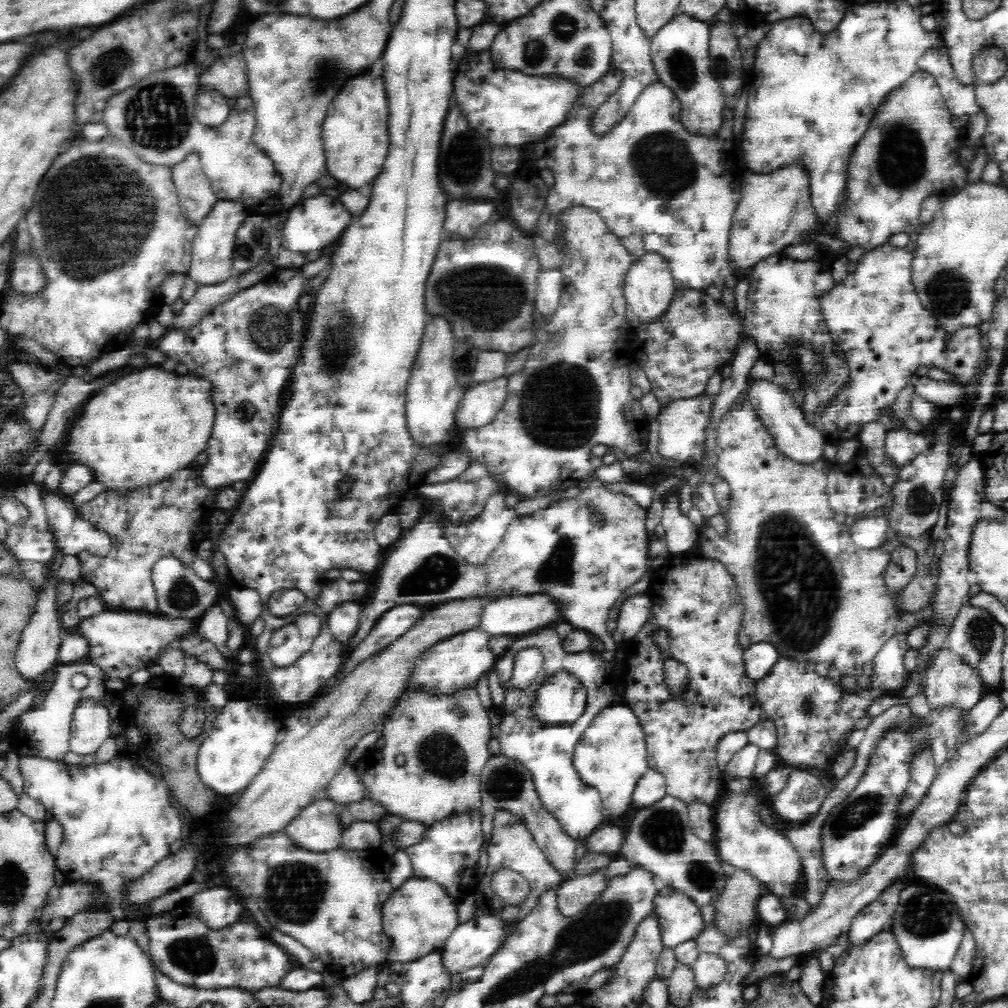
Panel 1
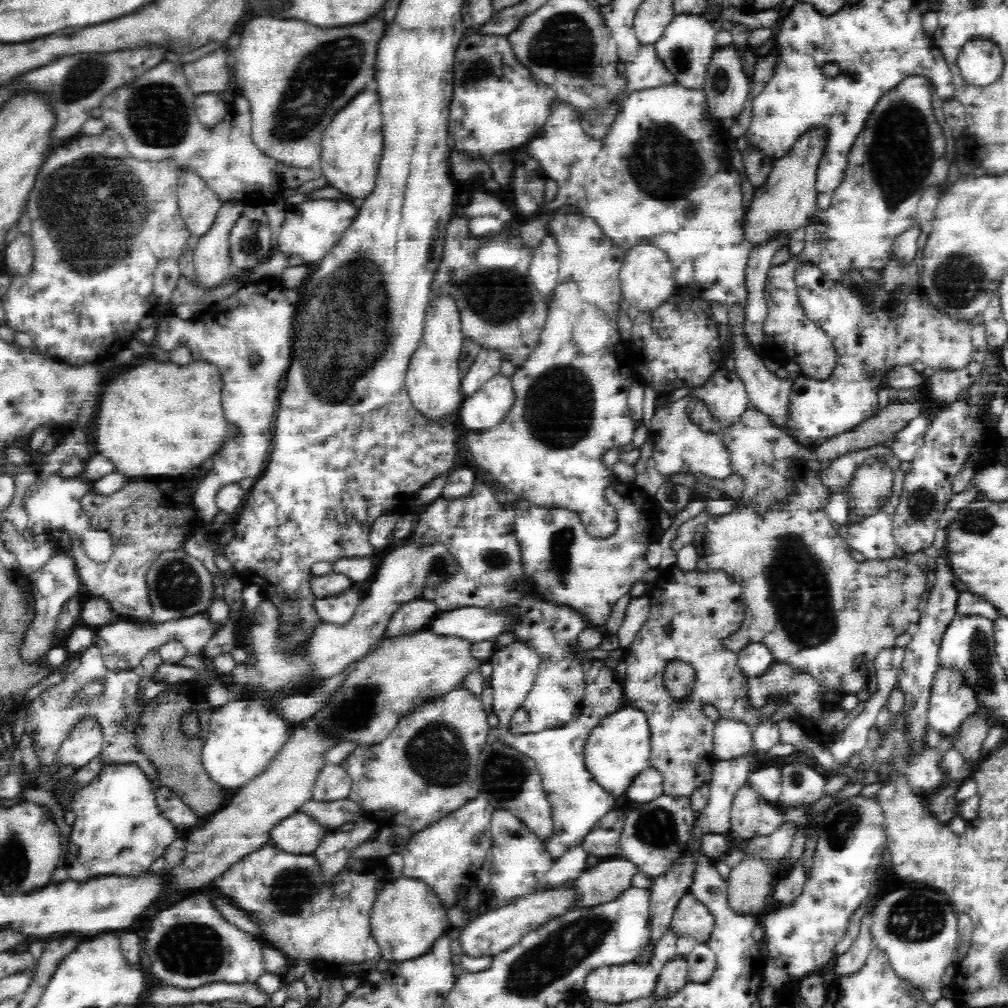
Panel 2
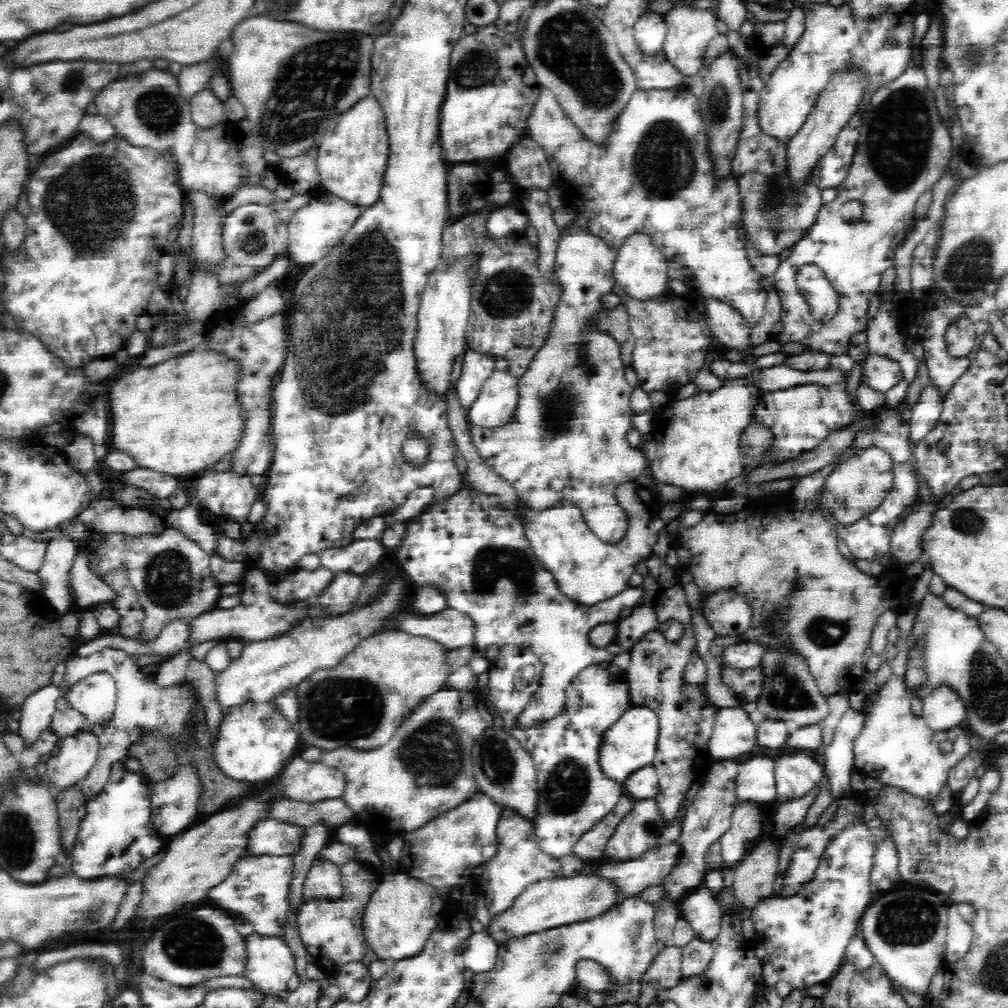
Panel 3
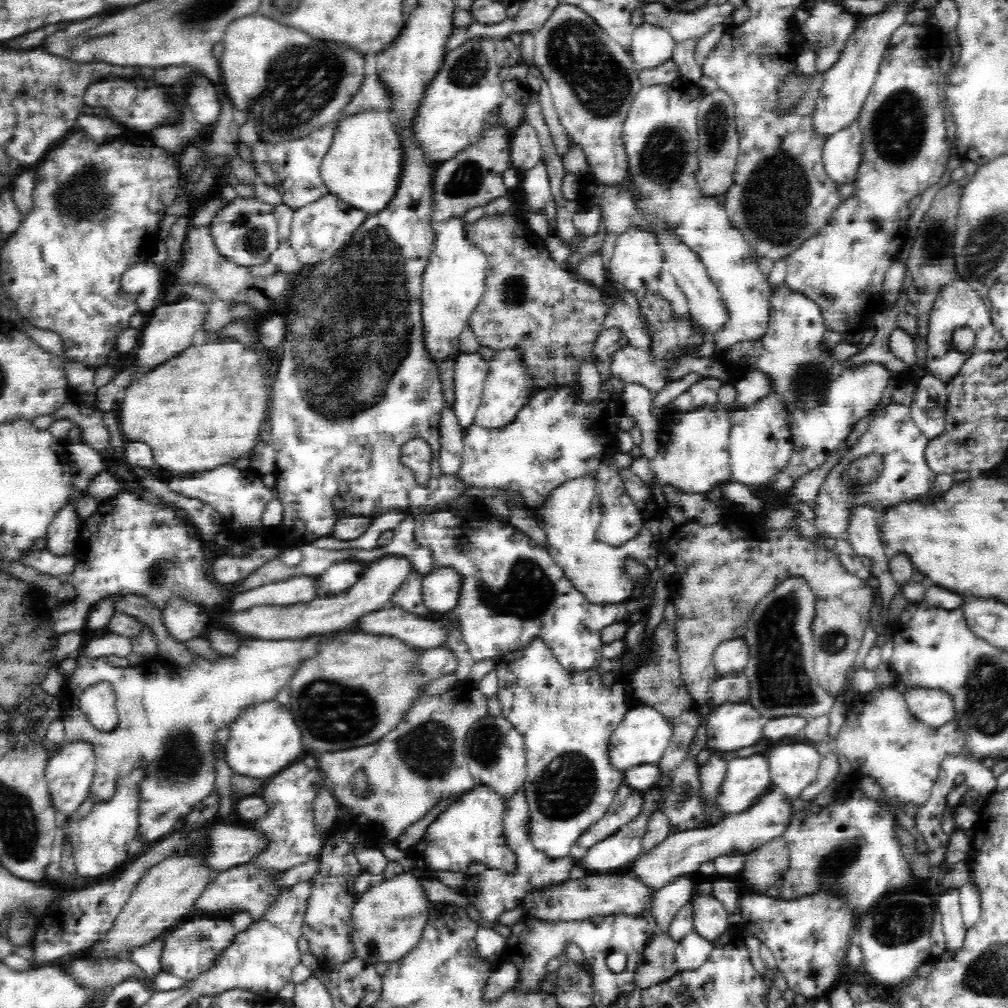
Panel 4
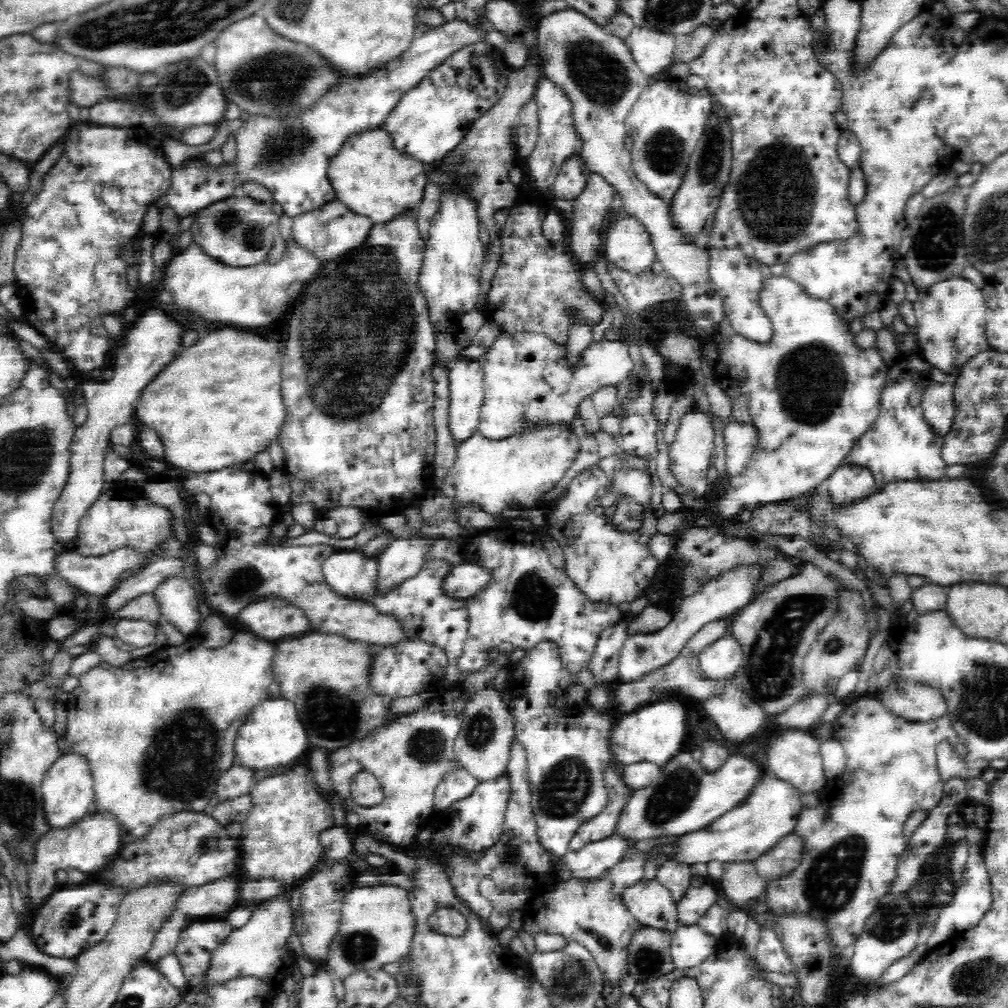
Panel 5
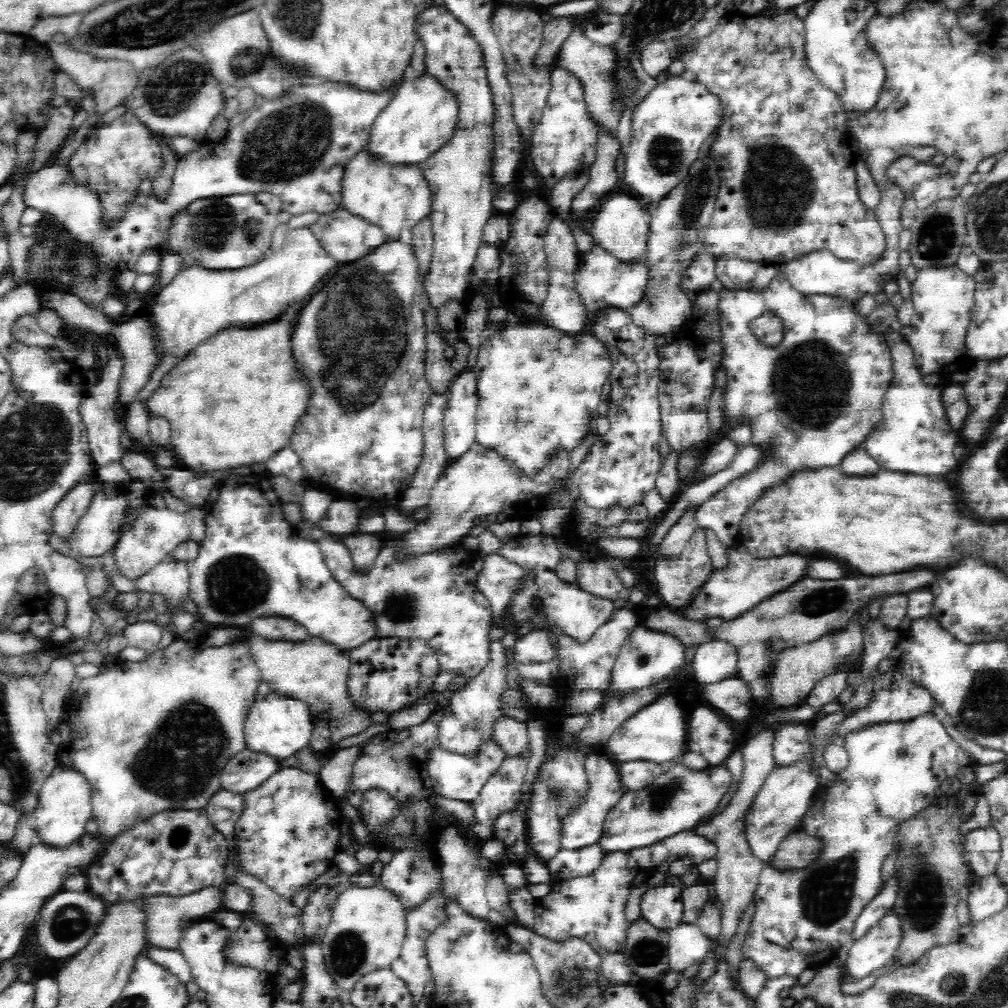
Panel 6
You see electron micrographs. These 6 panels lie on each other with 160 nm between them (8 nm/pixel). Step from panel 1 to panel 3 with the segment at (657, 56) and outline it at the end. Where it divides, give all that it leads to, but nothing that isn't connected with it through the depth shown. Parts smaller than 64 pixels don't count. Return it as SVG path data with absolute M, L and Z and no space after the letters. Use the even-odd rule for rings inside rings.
M686 2L683 4L676 3L662 17L667 26L663 48L666 59L672 61L684 76L702 74L700 66L704 62L706 46L714 36L719 34L716 30L718 18L715 11L713 9L692 7L690 4L686 5Z

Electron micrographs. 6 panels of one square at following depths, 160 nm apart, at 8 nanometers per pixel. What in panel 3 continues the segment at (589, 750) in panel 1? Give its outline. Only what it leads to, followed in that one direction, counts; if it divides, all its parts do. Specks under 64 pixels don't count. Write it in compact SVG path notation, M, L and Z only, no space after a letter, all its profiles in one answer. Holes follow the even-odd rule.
M632 706L608 731L604 732L604 738L600 742L602 771L608 777L612 777L612 780L623 784L628 776L639 768L653 764L659 734L660 724L656 712L647 706Z

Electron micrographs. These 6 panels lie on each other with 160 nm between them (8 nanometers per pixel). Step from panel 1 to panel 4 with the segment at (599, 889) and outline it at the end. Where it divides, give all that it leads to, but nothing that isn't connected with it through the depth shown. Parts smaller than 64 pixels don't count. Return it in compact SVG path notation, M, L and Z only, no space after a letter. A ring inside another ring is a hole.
M772 786L742 812L724 815L706 827L670 833L652 852L640 854L630 873L658 890L677 876L696 875L699 864L716 860L718 856L741 856L745 860L750 852L782 837L793 812L791 799L780 788Z

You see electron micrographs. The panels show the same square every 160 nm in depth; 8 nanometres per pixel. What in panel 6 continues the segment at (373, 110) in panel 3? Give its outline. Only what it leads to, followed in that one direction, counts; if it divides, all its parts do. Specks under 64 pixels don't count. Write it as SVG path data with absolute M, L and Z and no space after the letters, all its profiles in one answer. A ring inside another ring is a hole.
M365 150L354 156L343 177L343 207L354 216L382 228L388 242L408 240L416 224L428 218L432 211L432 192L417 165L390 166L372 163Z

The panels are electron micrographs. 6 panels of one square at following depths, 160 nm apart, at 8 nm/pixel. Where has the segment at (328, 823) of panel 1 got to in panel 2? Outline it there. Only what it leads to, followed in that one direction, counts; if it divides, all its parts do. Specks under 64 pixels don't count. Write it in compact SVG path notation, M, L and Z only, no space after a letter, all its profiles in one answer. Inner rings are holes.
M301 812L292 813L288 818L279 820L269 831L269 844L277 850L287 852L288 854L312 854L320 841L329 831L321 828L309 816Z

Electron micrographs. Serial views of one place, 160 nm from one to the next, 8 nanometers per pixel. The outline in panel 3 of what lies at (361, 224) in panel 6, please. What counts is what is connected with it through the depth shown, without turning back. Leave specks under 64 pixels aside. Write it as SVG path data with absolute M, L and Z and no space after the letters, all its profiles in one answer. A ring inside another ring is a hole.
M321 190L312 197L310 202L306 202L288 222L289 245L285 255L294 264L311 265L322 260L332 252L332 248L340 245L363 210L362 207L349 204L325 190Z

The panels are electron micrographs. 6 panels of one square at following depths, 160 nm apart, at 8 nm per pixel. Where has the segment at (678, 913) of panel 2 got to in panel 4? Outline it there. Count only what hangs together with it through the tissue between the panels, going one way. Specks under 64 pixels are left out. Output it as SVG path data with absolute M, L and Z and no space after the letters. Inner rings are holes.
M712 894L694 895L692 906L693 926L695 932L709 941L715 941L730 927L727 922L728 915L721 901Z

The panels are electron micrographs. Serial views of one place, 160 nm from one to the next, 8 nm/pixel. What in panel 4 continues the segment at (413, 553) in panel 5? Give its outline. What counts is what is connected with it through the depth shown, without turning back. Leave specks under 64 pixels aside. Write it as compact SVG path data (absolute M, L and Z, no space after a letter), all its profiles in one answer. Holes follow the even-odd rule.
M384 555L383 557L379 557L369 563L368 565L368 570L364 572L364 576L361 576L358 579L358 582L354 584L354 586L351 586L348 590L345 590L344 592L341 592L340 594L337 595L329 595L329 596L320 596L317 597L314 600L308 601L308 604L294 604L294 606L260 606L260 608L252 608L252 610L248 610L248 612L233 612L230 611L229 613L225 613L220 620L218 620L218 623L228 627L228 629L232 629L234 632L238 634L246 634L246 636L240 636L240 637L248 637L248 638L258 638L260 641L269 641L269 640L302 640L306 639L310 636L313 635L318 635L318 636L324 636L326 634L332 634L333 632L337 632L340 630L345 630L348 631L349 629L352 628L353 622L359 617L362 616L364 613L367 612L372 612L376 611L378 609L384 609L389 606L389 602L392 597L395 596L395 592L400 588L400 584L406 580L406 577L410 572L414 571L414 567L412 566L412 563L407 558L401 557L401 556L396 556L396 555Z

